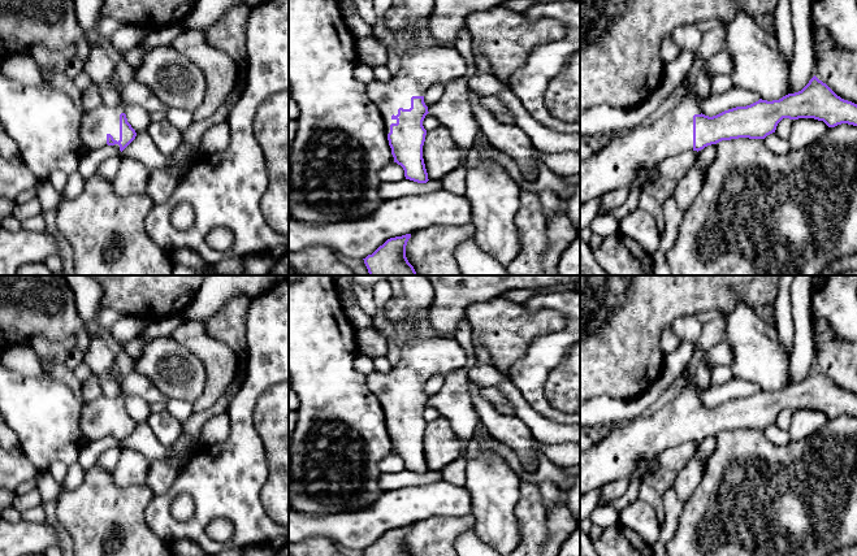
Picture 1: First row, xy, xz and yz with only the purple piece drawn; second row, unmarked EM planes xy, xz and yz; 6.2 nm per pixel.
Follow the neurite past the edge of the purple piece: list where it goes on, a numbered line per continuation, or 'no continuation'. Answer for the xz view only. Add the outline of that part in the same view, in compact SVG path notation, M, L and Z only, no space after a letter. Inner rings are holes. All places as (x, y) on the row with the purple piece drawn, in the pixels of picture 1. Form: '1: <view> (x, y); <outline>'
1: xz (424, 64); M421 36L407 40L401 69L391 79L367 84L368 97L380 110L386 134L390 125L397 123L391 116L397 116L399 108L410 109L412 96L424 96L434 84L446 86L466 70L467 64L455 48L423 42Z

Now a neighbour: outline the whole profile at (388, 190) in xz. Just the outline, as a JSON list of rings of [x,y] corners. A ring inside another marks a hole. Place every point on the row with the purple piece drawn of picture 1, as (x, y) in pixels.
[[[404,178],[399,182],[381,182],[378,187],[378,196],[384,201],[411,195],[420,195],[440,188],[440,182],[428,181],[427,183],[417,183]]]

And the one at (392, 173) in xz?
[[[394,161],[385,166],[380,171],[378,177],[381,182],[399,182],[406,178],[403,168]]]

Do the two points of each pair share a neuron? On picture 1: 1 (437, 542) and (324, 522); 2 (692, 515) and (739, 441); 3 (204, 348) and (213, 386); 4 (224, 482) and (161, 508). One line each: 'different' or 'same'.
1: different
2: same
3: same
4: same

